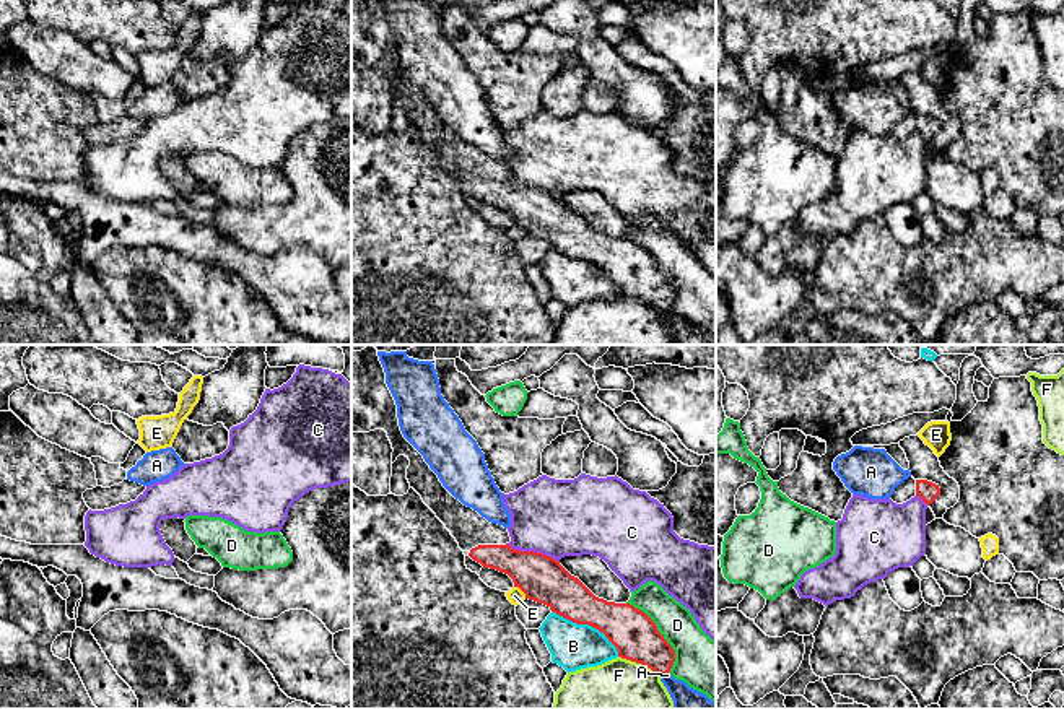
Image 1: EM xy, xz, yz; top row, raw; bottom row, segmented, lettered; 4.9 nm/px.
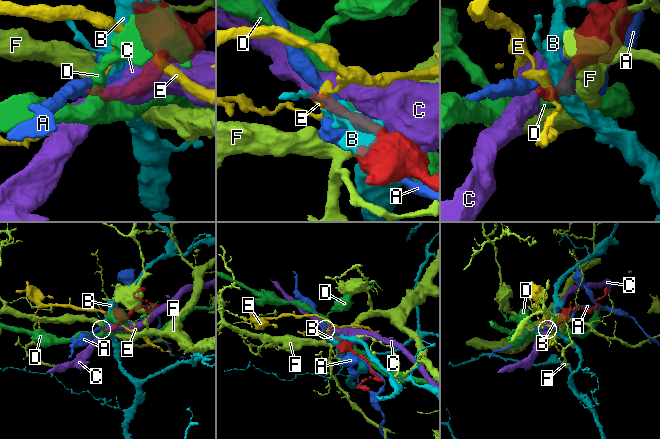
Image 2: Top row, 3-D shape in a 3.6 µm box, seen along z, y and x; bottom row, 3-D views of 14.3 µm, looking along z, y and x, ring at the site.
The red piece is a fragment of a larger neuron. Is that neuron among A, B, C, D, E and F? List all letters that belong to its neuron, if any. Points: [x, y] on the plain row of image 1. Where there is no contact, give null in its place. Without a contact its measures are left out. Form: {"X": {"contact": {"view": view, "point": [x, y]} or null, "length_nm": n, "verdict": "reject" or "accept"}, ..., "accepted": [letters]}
{"A": {"contact": {"view": "xz", "point": [664, 309]}, "length_nm": 40, "verdict": "reject"}, "B": {"contact": {"view": "xz", "point": [589, 260]}, "length_nm": 400, "verdict": "reject"}, "C": {"contact": {"view": "xz", "point": [534, 187]}, "length_nm": 280, "verdict": "reject"}, "D": {"contact": {"view": "xz", "point": [661, 270]}, "length_nm": 400, "verdict": "reject"}, "E": {"contact": {"view": "xz", "point": [521, 225]}, "length_nm": 90, "verdict": "reject"}, "F": {"contact": {"view": "xz", "point": [640, 298]}, "length_nm": 220, "verdict": "reject"}, "accepted": []}

